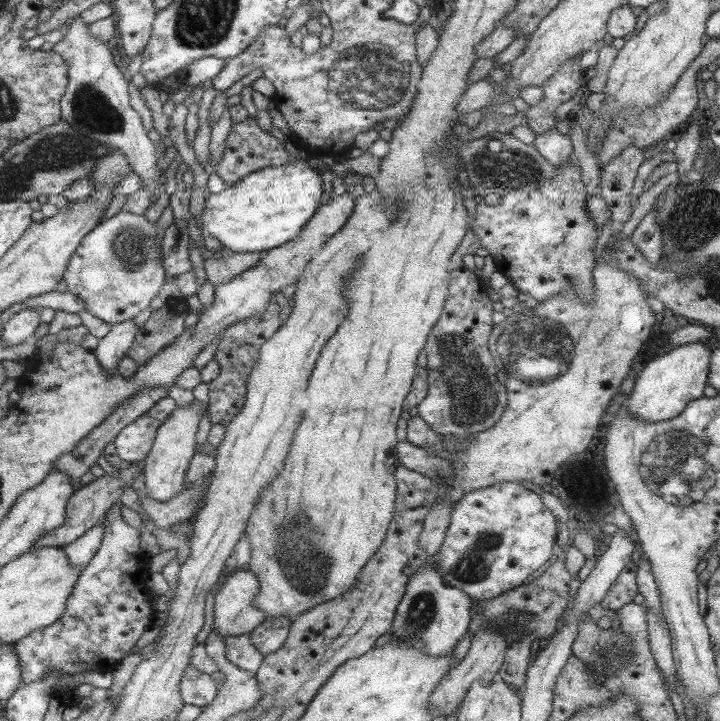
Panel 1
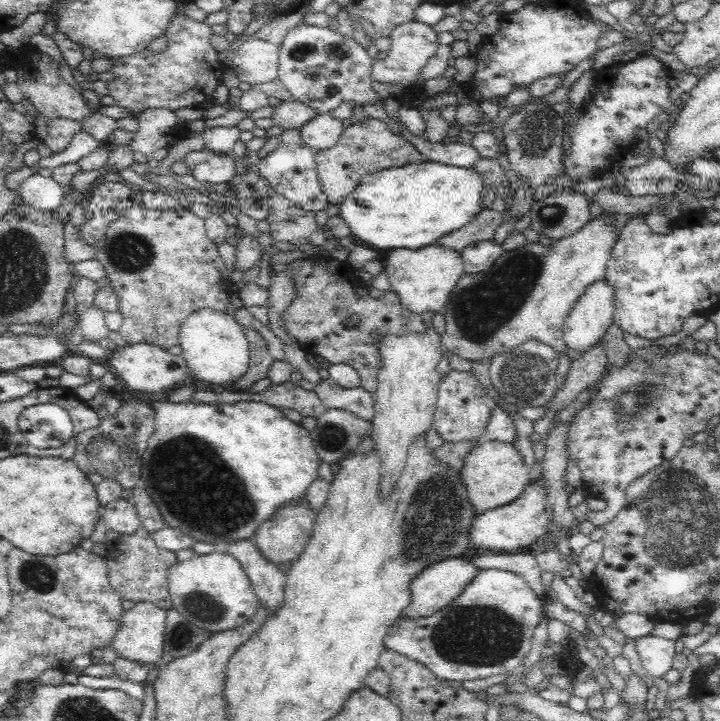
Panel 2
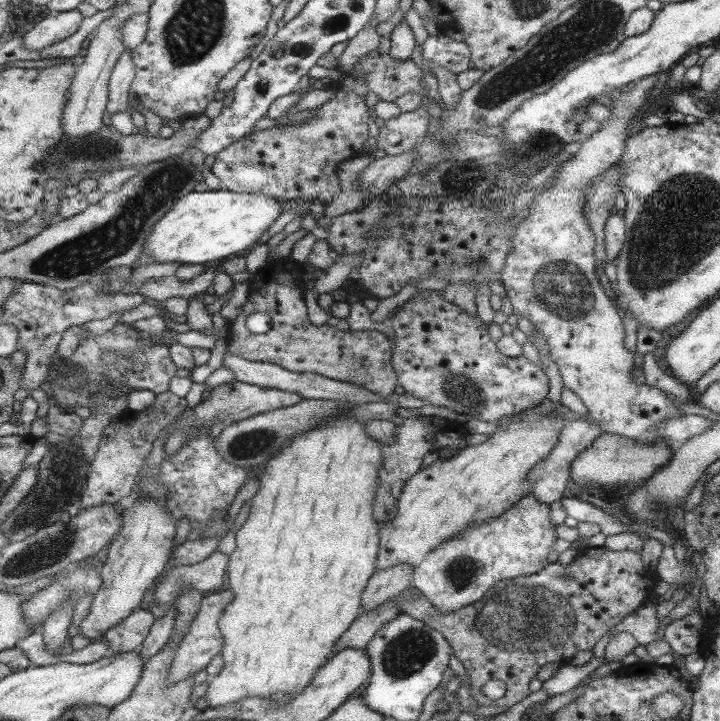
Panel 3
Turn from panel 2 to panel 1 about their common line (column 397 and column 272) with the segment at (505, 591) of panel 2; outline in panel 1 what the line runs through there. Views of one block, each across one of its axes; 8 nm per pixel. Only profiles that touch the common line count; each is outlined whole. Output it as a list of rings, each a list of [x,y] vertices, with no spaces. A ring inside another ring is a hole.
[[[287,616],[262,620],[261,624],[249,633],[249,641],[263,657],[274,653],[285,644],[290,634],[291,620],[292,618],[287,618]]]

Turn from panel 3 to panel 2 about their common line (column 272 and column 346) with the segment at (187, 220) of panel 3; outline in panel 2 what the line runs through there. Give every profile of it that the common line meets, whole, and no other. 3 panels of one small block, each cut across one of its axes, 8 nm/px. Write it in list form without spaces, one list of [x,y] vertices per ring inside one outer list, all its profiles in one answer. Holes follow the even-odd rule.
[[[424,159],[400,167],[379,170],[360,179],[360,184],[340,204],[342,220],[349,226],[351,234],[360,238],[371,248],[418,250],[436,244],[439,238],[465,227],[482,209],[483,193],[486,191],[481,174],[473,166],[462,168],[442,162]]]

